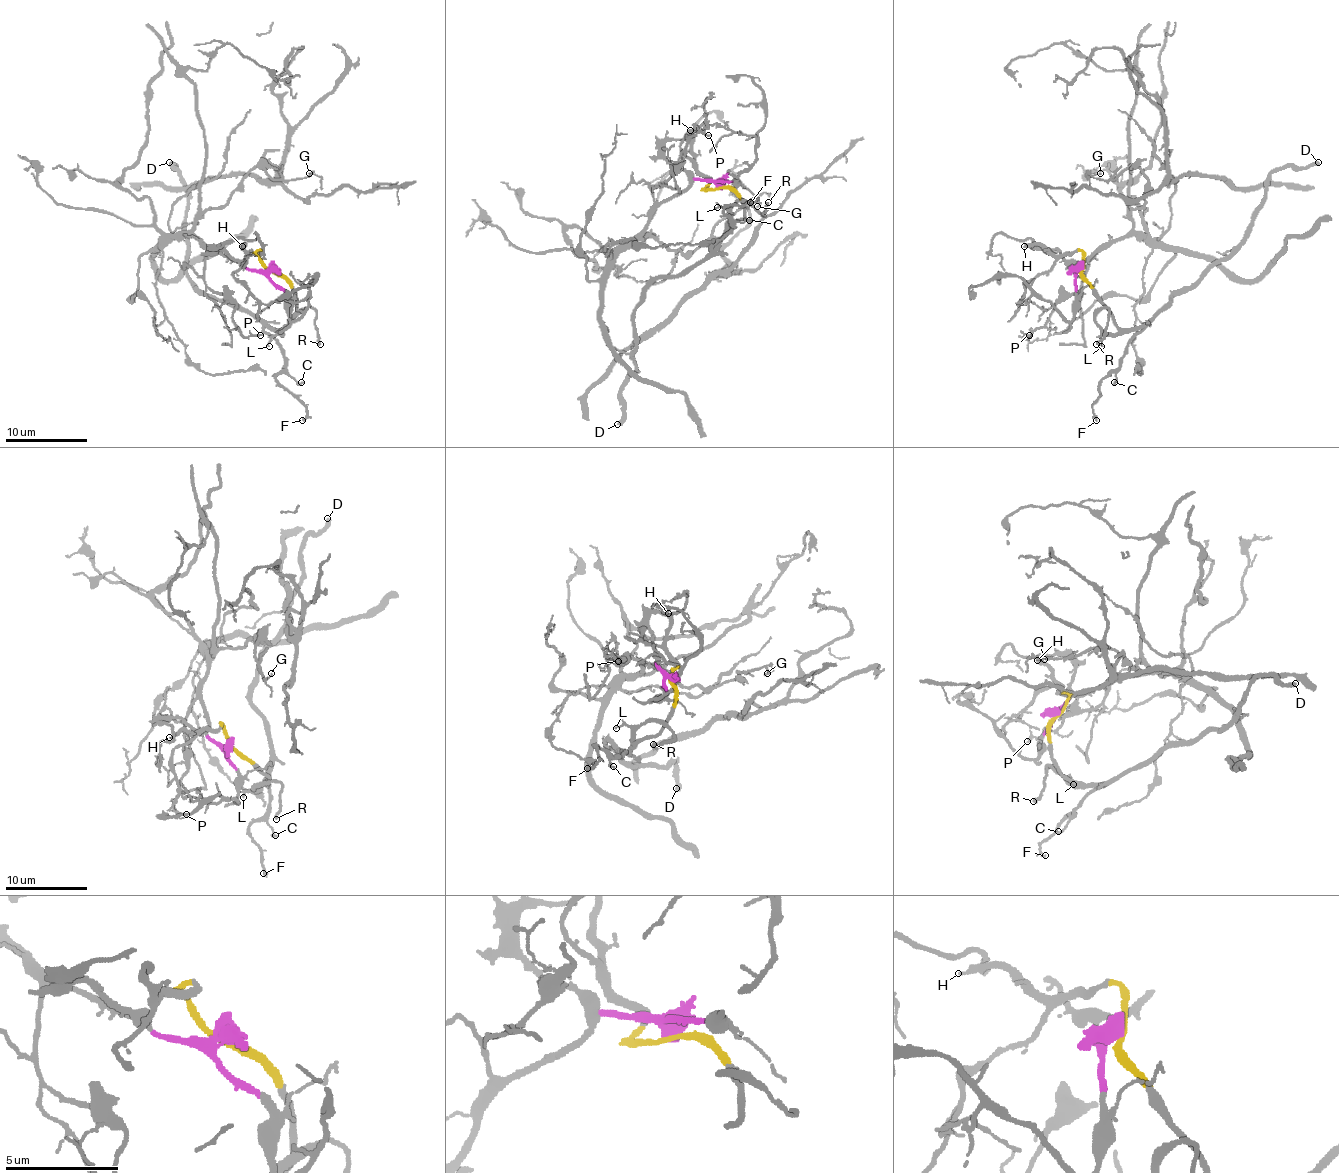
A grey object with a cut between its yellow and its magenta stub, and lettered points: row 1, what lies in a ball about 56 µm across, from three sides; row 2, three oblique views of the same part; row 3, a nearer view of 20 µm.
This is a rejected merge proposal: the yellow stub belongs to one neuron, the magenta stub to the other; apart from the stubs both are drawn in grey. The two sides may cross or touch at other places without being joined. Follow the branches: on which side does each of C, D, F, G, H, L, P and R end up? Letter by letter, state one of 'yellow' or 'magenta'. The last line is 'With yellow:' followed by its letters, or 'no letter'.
C: yellow
D: yellow
F: yellow
G: magenta
H: yellow
L: yellow
P: magenta
R: yellow
With yellow: C, D, F, H, L, R

